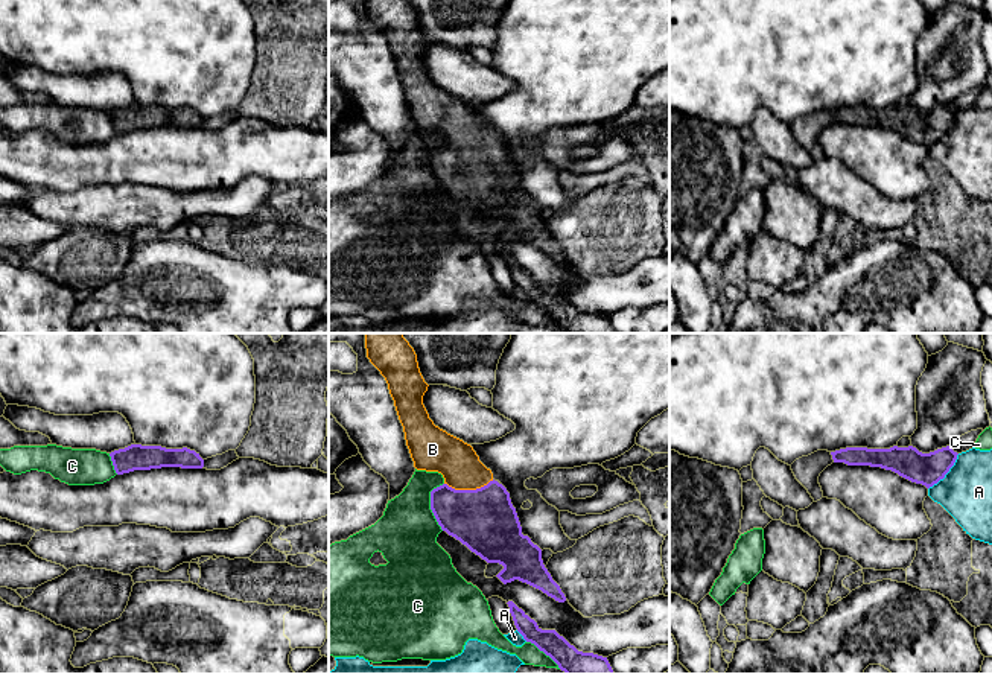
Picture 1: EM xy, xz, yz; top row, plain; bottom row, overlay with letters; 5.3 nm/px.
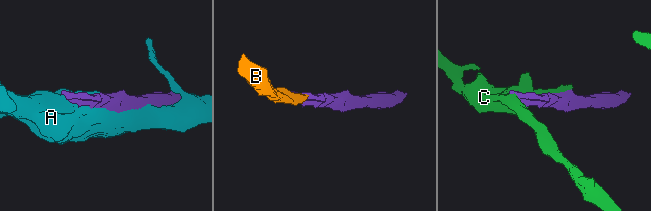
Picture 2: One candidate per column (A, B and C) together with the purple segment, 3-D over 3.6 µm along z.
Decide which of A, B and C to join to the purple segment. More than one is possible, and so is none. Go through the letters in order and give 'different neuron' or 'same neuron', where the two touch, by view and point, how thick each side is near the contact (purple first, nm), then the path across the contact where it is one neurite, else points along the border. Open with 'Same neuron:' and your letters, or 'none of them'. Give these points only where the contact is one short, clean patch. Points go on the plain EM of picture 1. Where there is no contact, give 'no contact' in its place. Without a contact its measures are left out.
Same neuron: B
A: different neuron | yz (947, 131) | 170/280 nm
B: same neuron | xz (469, 149) | 340/220 nm | across xz (484, 178), (470, 165), (469, 149), (466, 136), (457, 120)
C: different neuron | xz (431, 165) | 300/320 nm

